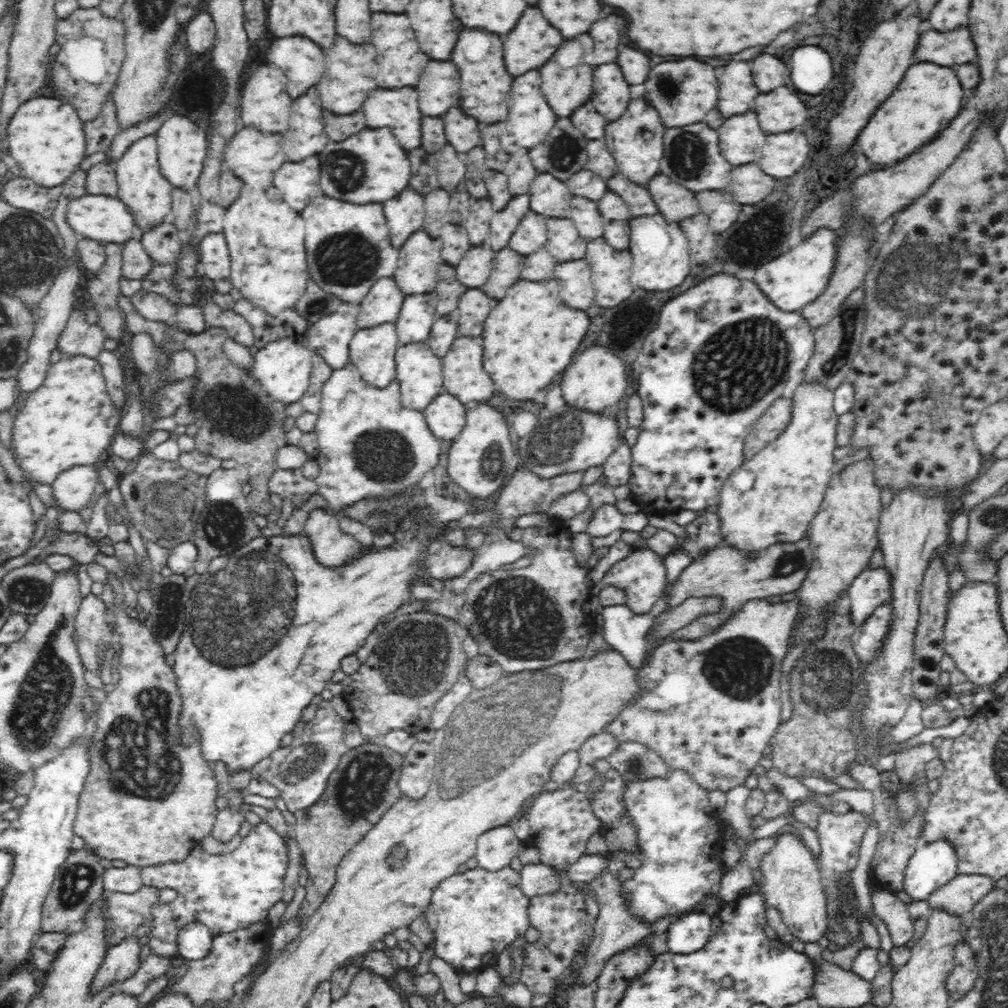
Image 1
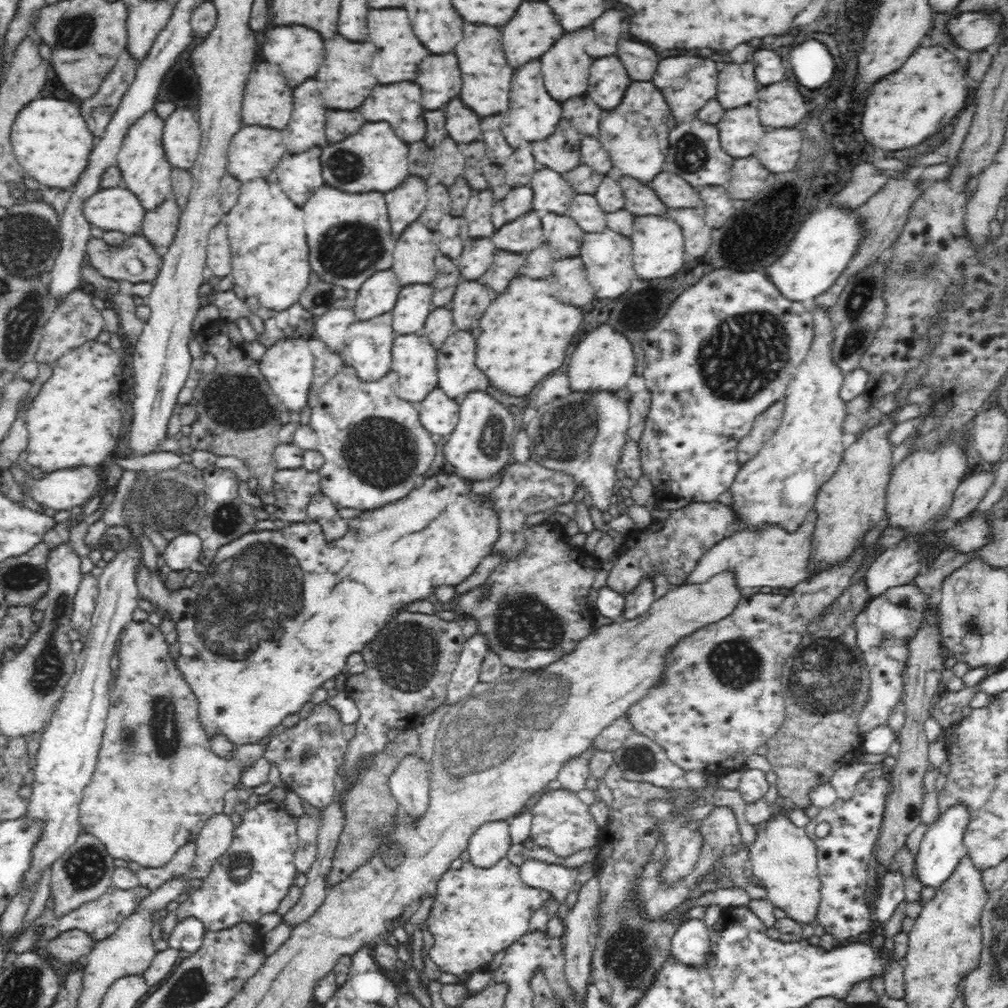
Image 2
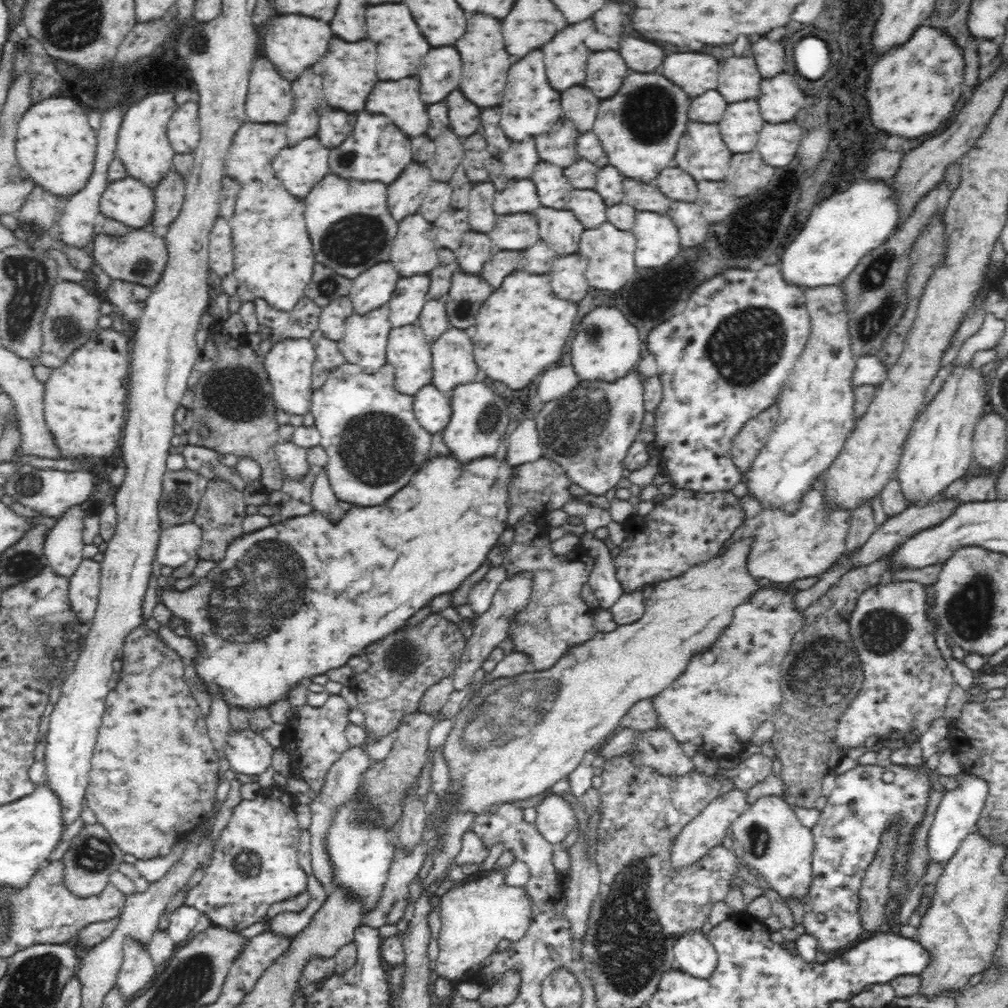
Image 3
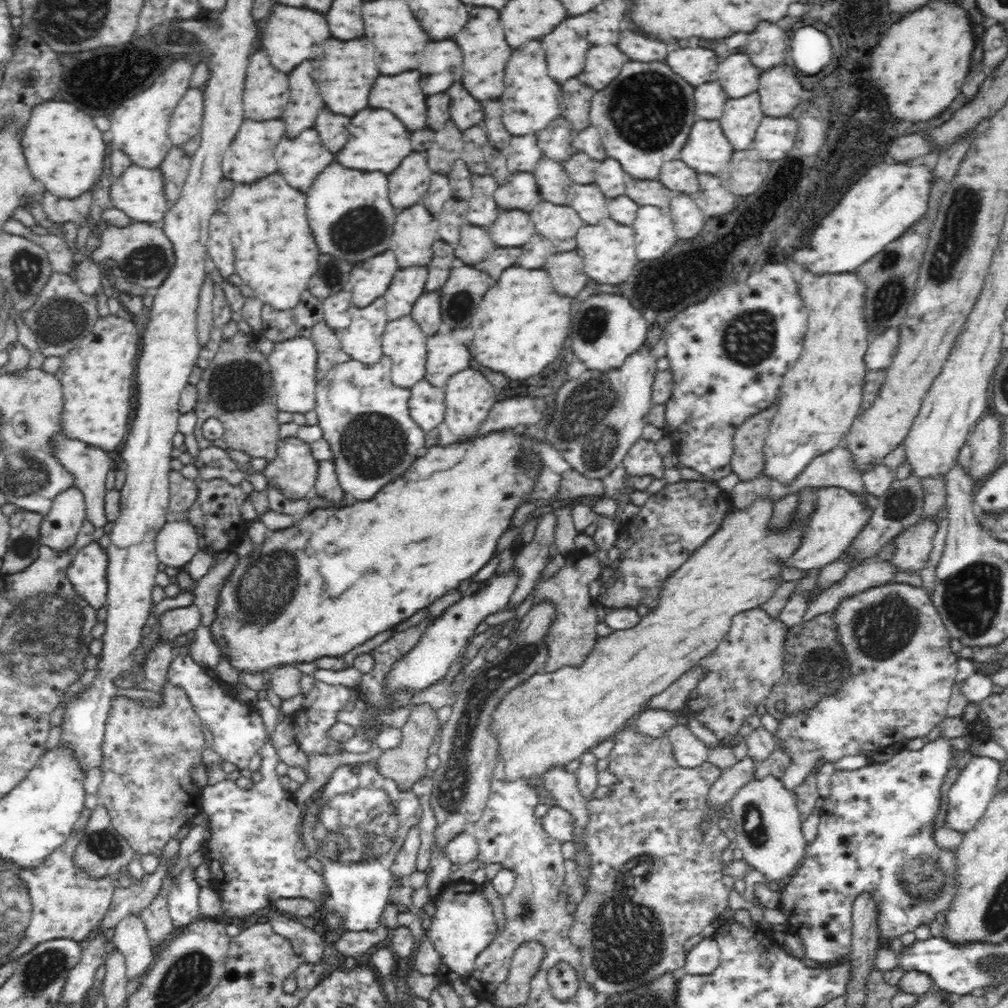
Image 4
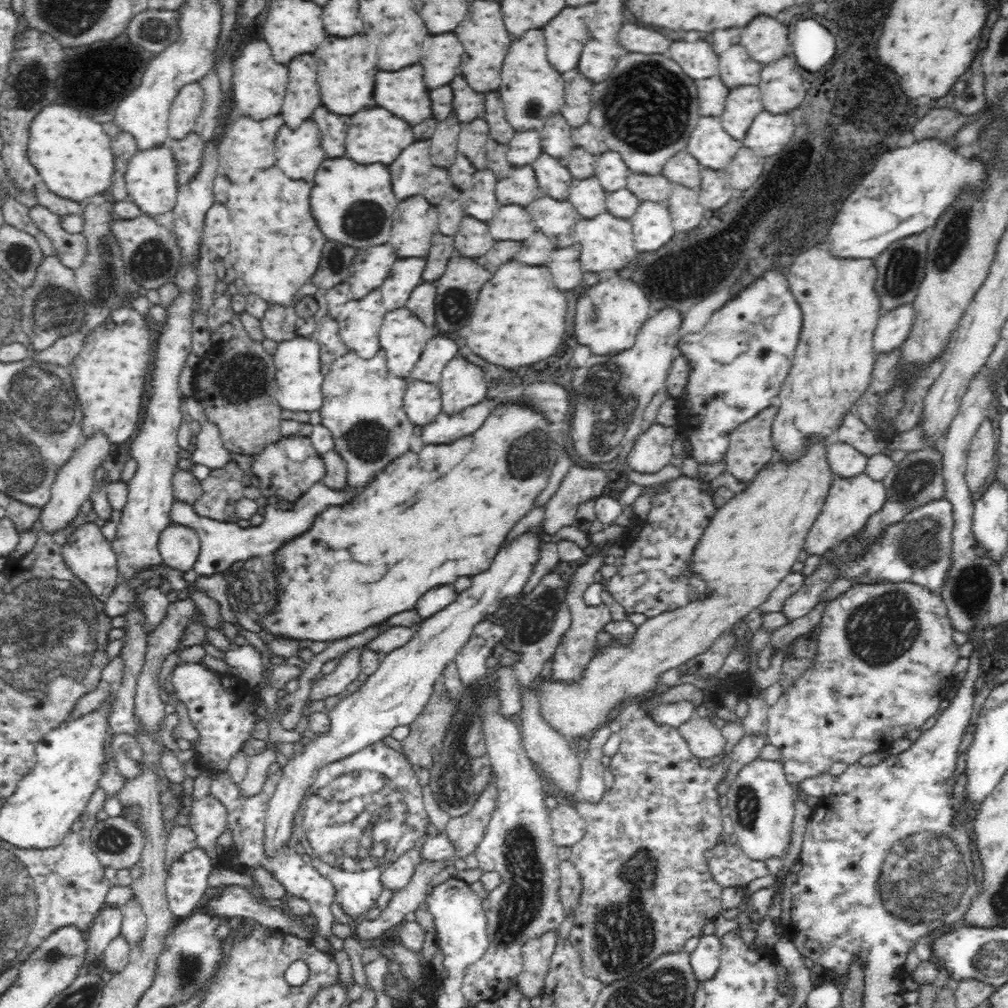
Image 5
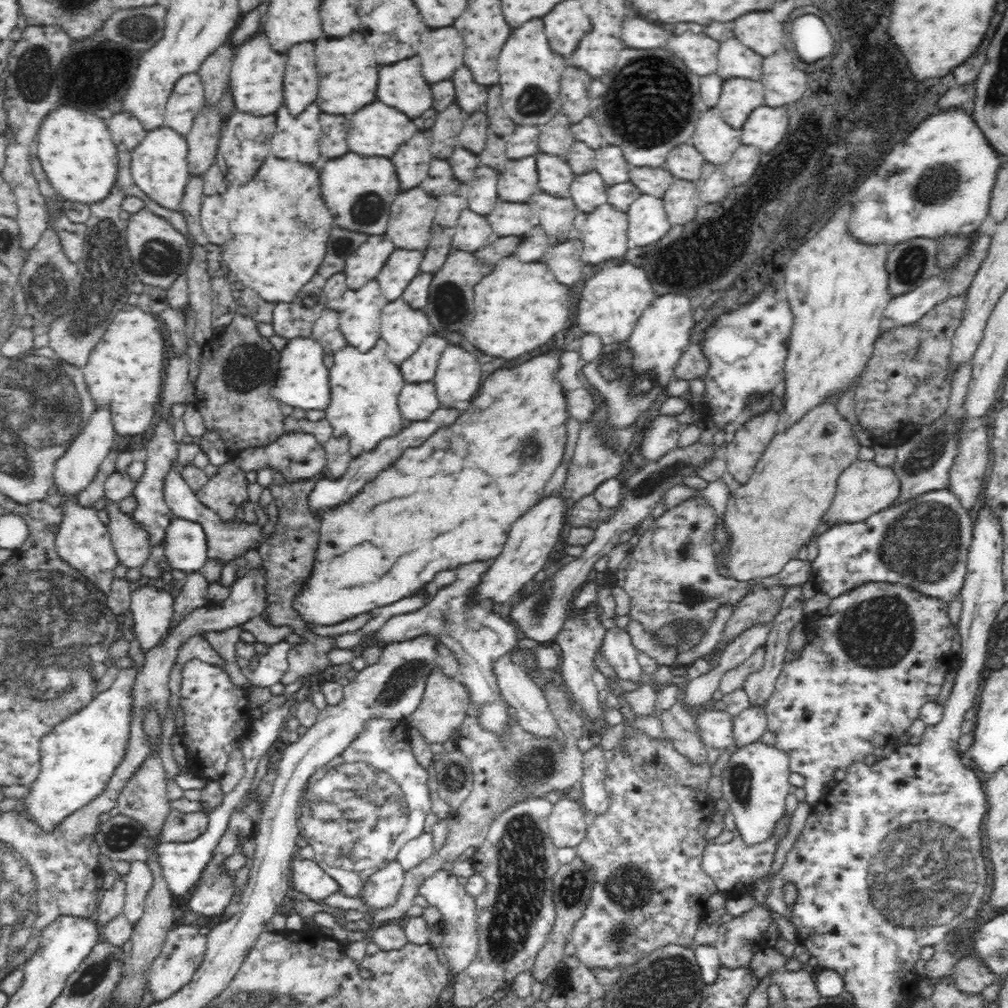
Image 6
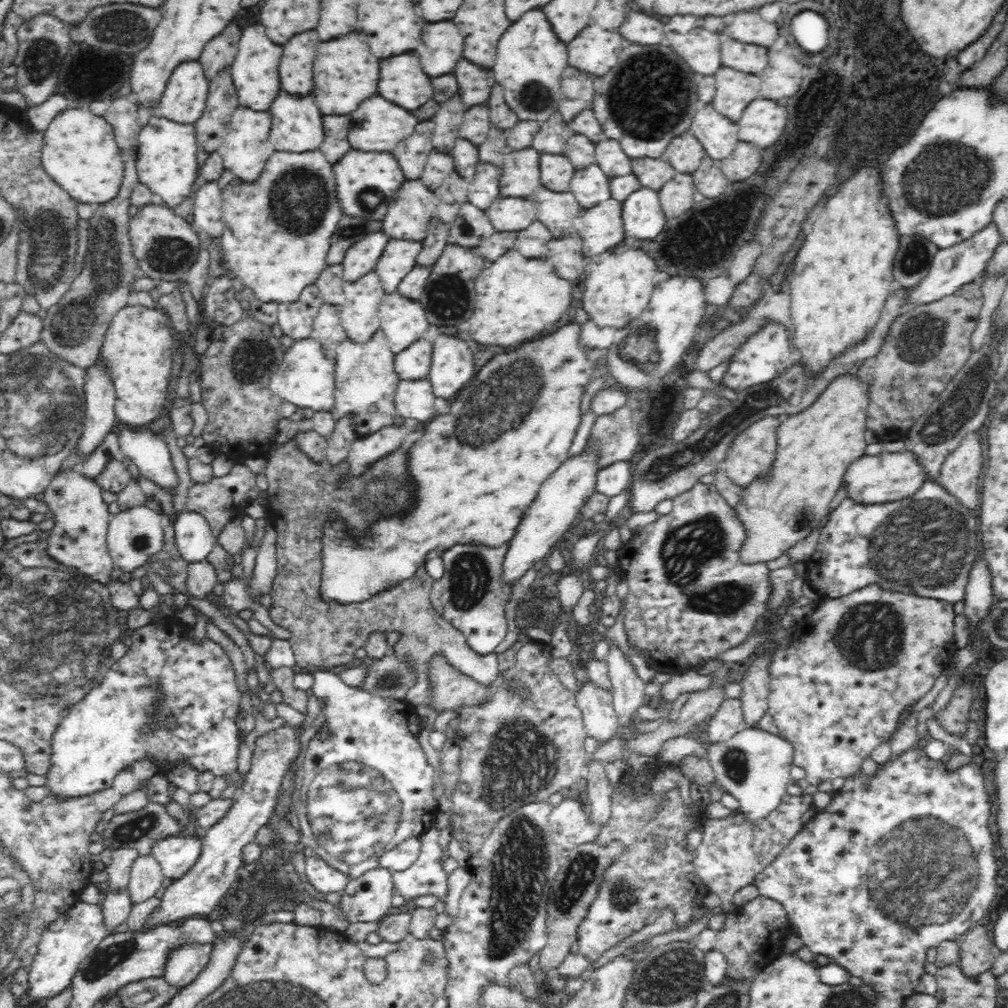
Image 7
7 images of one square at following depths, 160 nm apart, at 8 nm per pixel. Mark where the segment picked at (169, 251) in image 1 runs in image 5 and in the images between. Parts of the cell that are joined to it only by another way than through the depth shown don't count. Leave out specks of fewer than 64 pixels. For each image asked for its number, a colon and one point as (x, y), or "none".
2: (160, 226)
3: (168, 196)
4: (175, 168)
5: (188, 152)

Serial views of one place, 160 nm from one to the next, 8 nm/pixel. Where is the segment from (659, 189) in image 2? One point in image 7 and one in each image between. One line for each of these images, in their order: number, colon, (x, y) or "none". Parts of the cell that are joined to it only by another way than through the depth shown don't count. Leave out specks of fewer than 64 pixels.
3: (677, 185)
4: (675, 175)
5: (682, 169)
6: (684, 162)
7: (685, 153)

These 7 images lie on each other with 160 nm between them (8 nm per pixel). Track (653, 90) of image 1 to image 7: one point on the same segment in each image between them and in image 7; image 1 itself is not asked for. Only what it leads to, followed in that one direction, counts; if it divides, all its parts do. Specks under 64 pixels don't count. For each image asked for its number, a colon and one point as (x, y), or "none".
2: (688, 83)
3: (696, 73)
4: (697, 66)
5: (698, 60)
6: (698, 52)
7: (701, 49)

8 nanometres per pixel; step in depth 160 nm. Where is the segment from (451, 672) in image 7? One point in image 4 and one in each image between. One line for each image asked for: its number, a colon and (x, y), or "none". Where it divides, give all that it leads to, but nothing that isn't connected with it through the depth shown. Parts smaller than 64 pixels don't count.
4: (406, 764)
5: (429, 728)
6: (443, 709)

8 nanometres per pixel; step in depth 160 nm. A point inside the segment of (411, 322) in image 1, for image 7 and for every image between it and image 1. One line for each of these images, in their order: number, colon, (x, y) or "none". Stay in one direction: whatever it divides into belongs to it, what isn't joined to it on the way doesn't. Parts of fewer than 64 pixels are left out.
2: (410, 311)
3: (410, 295)
4: (408, 284)
5: (406, 274)
6: (402, 265)
7: (399, 257)

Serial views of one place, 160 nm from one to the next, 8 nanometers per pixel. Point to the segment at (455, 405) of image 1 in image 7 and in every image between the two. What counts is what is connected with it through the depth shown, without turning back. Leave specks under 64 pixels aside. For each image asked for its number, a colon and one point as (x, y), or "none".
2: (438, 413)
3: (432, 408)
4: (426, 403)
5: (422, 403)
6: (417, 401)
7: (414, 399)

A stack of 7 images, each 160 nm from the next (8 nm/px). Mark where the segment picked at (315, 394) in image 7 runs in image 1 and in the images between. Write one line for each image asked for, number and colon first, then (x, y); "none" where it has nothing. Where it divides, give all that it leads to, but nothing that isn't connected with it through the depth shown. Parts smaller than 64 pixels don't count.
1: (283, 367)
2: (287, 365)
3: (288, 363)
4: (292, 362)
5: (297, 361)
6: (303, 380)

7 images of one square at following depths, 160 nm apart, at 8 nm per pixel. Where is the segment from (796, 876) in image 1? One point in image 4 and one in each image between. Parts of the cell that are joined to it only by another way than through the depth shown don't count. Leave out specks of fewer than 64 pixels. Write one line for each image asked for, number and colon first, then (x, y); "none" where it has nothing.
2: (784, 858)
3: (772, 842)
4: (764, 815)

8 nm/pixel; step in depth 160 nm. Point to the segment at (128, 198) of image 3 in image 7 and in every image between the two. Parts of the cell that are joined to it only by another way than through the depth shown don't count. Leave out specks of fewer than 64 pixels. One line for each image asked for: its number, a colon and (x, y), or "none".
4: (139, 193)
5: (151, 177)
6: (160, 168)
7: (166, 163)

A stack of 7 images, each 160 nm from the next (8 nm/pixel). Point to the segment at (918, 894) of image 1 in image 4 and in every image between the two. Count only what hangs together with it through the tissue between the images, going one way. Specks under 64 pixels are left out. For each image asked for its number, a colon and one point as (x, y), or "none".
2: (942, 847)
3: (959, 810)
4: (966, 801)

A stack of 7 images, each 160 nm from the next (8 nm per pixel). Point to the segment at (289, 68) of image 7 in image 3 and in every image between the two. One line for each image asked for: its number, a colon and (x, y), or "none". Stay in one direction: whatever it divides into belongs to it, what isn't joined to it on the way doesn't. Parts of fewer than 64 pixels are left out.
3: (303, 121)
4: (306, 102)
5: (302, 97)
6: (301, 81)

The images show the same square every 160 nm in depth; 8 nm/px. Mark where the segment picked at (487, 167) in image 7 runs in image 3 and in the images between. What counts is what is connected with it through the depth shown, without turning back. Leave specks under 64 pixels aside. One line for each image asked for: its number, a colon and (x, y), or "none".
3: (481, 216)
4: (483, 211)
5: (483, 204)
6: (484, 196)

